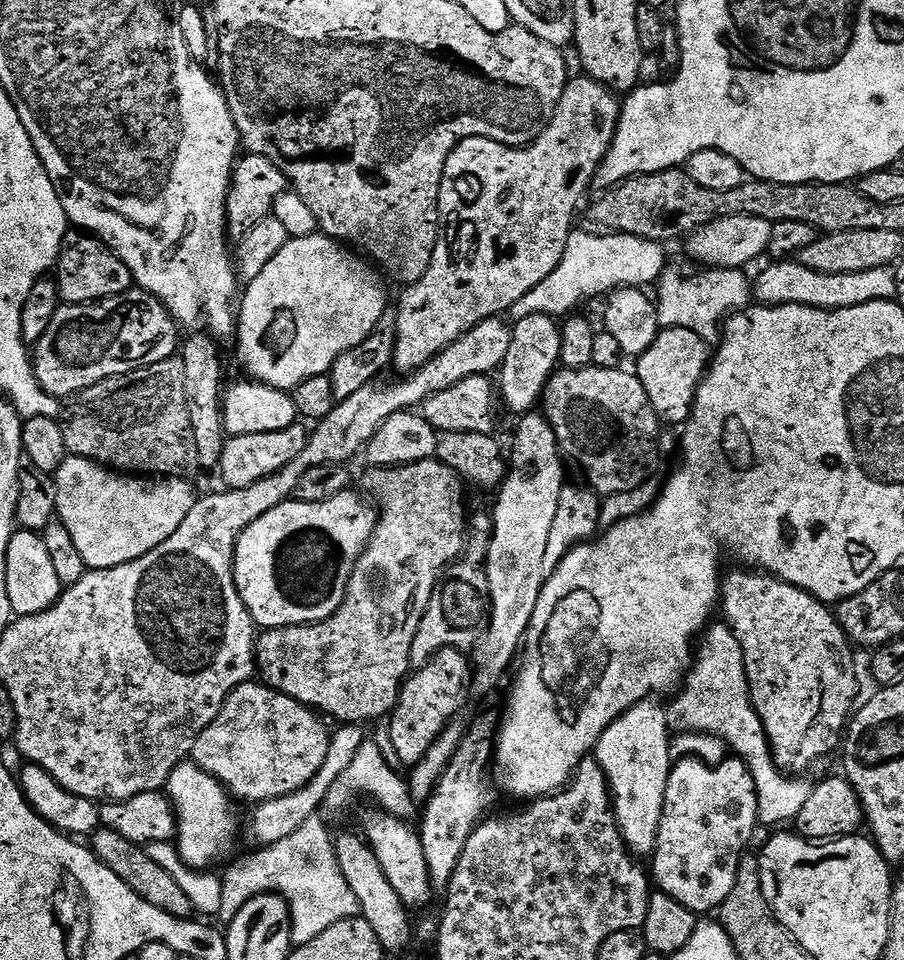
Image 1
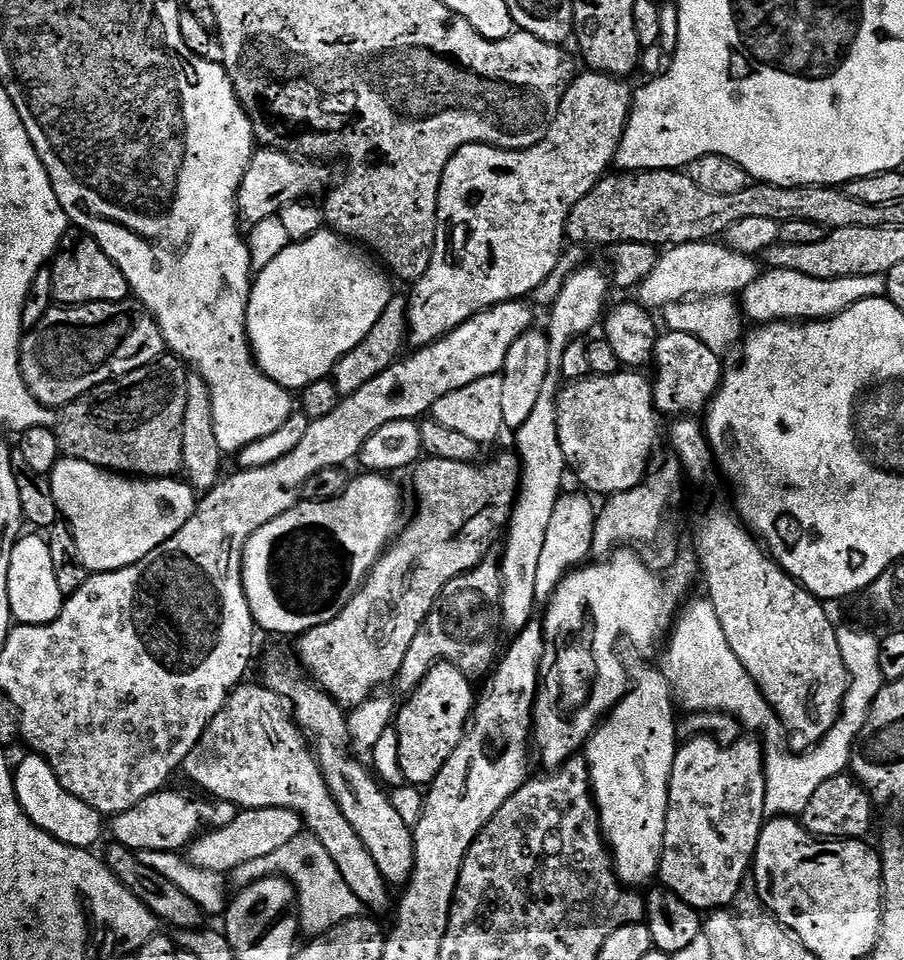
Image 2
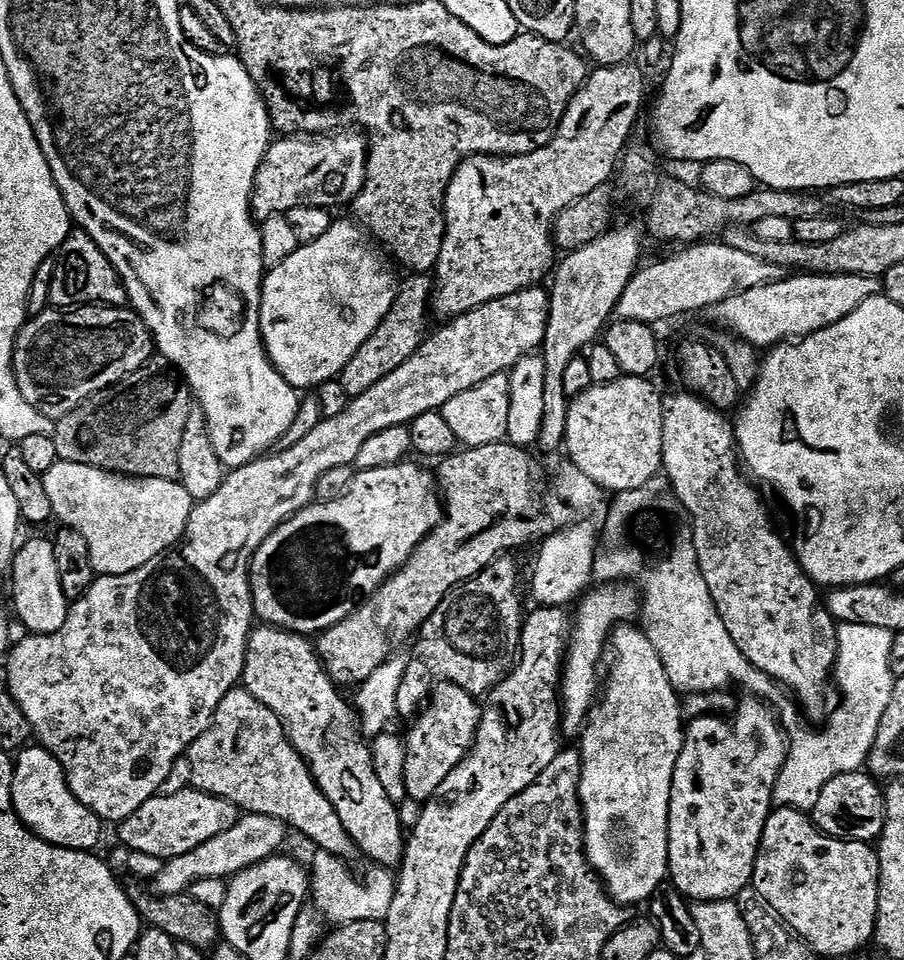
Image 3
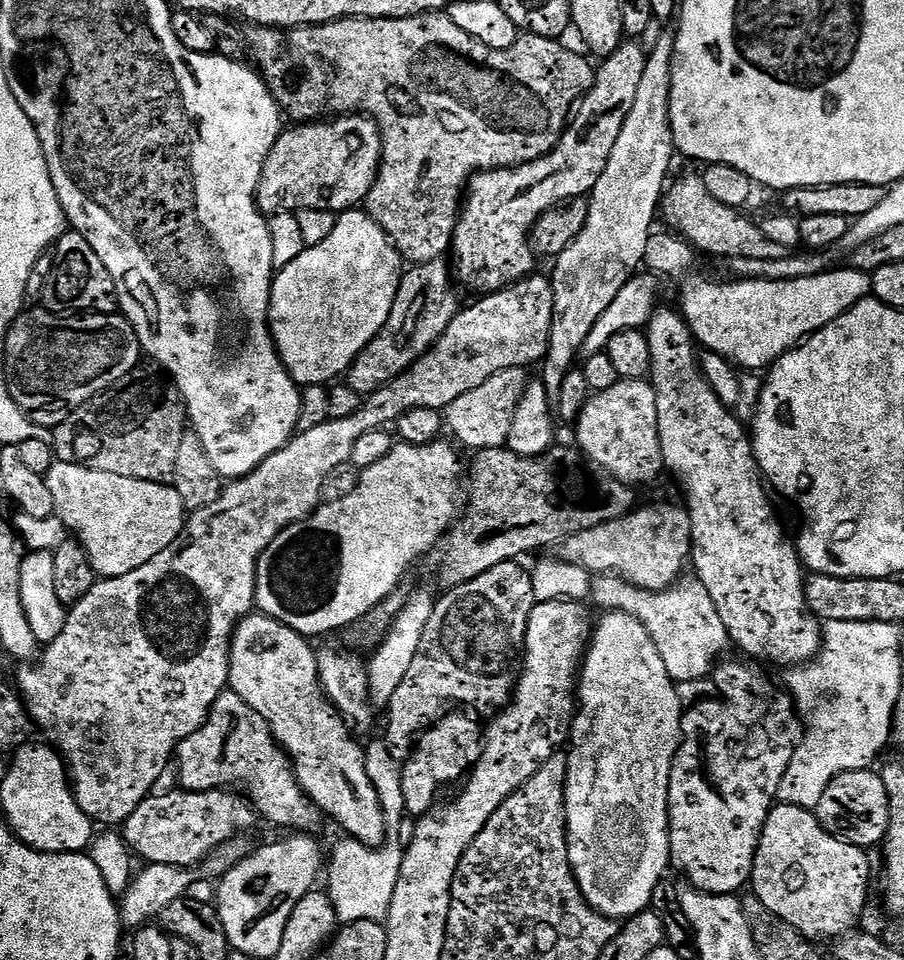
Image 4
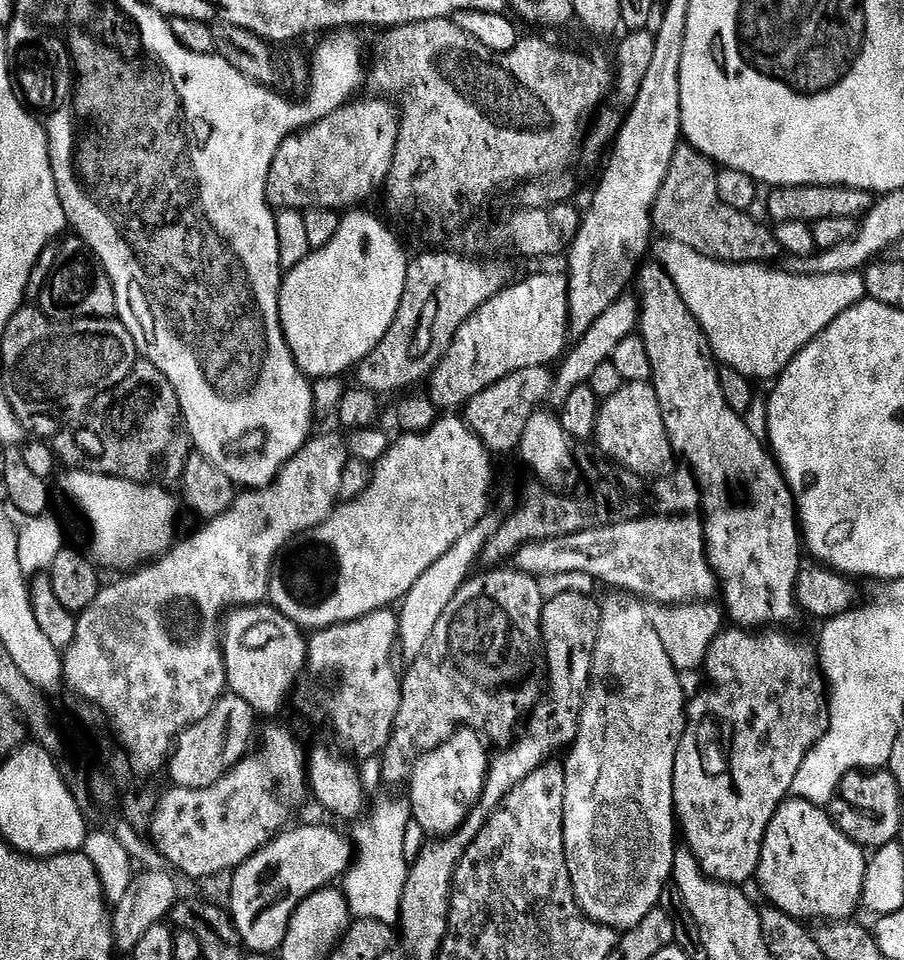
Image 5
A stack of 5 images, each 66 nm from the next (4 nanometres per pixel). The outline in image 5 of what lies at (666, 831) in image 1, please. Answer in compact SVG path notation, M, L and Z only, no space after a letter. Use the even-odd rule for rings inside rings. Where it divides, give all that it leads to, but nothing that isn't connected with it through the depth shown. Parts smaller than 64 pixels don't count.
M735 626L721 631L720 635L714 638L714 642L710 646L708 651L708 659L706 661L706 676L710 683L707 685L706 690L702 691L700 695L689 699L686 704L686 719L684 722L684 730L680 734L680 739L676 742L676 757L674 758L674 806L676 807L676 819L678 821L678 832L686 843L687 851L694 854L694 858L698 860L698 866L702 866L704 873L712 880L720 880L723 884L734 884L737 886L747 885L747 880L750 881L755 877L758 870L758 862L760 861L760 855L762 854L762 842L764 841L764 835L766 830L770 826L772 821L772 815L775 814L776 809L789 799L792 791L792 783L794 782L794 774L798 774L798 766L802 766L802 762L806 758L806 754L811 750L815 744L820 740L824 734L826 727L826 681L820 670L820 658L815 647L812 648L804 640L799 640L796 636L787 636L787 631L784 630L745 630L743 628L737 628Z

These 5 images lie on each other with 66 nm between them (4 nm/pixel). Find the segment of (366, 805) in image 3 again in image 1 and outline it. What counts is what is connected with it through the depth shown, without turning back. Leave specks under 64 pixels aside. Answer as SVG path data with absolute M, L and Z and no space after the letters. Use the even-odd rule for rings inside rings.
M370 806L360 816L362 835L368 841L368 845L374 850L378 863L382 865L382 871L386 873L386 882L394 886L398 898L410 910L424 908L432 900L434 889L426 866L426 850L422 850L420 833L415 827L410 828L408 822L401 817L385 812L379 806Z

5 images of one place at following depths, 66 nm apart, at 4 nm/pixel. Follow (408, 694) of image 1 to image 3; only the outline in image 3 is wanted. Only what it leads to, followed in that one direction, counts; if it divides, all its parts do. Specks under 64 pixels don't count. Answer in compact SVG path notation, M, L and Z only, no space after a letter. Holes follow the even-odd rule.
M437 683L423 708L419 709L412 729L406 733L405 790L407 799L431 801L442 782L462 762L476 742L476 727L480 725L481 705L457 684Z

